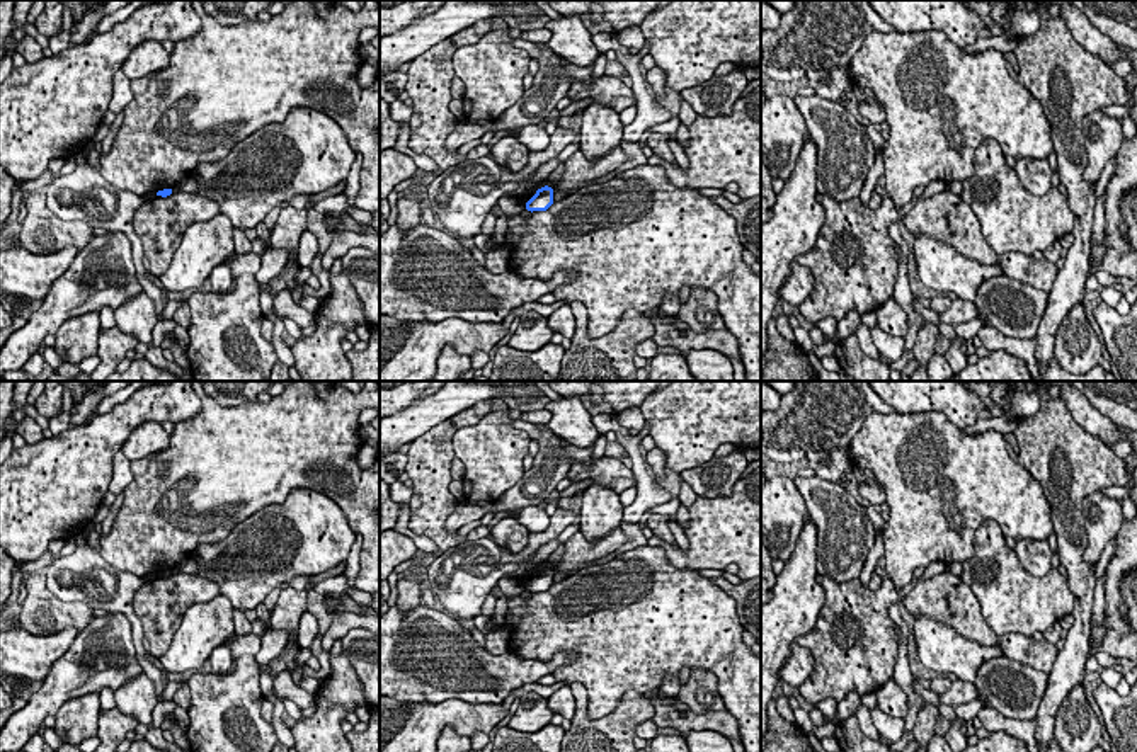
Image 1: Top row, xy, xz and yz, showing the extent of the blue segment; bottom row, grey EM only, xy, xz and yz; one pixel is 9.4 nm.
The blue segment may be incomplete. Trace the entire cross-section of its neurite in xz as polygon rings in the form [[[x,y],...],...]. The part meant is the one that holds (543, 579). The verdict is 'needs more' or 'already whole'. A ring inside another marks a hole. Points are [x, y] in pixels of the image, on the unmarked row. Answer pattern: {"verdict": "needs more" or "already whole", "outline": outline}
{"verdict": "already whole", "outline": [[[545,567],[526,584],[528,592],[546,592],[553,585],[553,570]]]}

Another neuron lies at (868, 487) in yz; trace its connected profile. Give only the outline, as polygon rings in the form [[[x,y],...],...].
[[[849,464],[846,481],[853,483],[858,488],[858,493],[870,504],[882,505],[887,502],[883,487],[875,480],[870,470]]]

